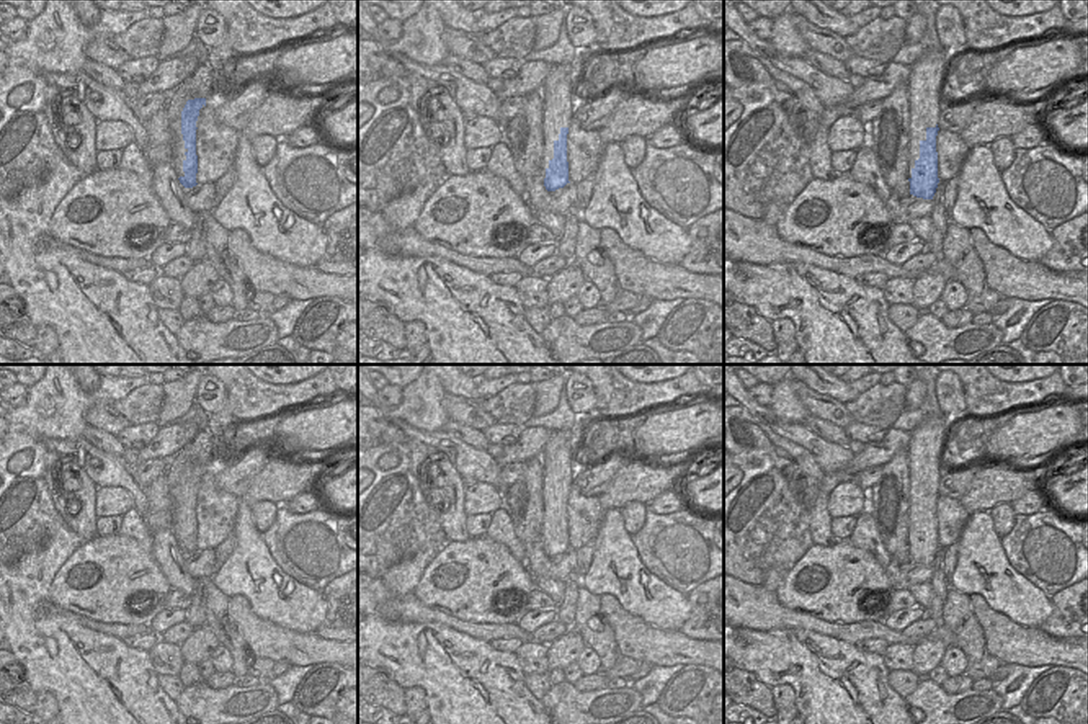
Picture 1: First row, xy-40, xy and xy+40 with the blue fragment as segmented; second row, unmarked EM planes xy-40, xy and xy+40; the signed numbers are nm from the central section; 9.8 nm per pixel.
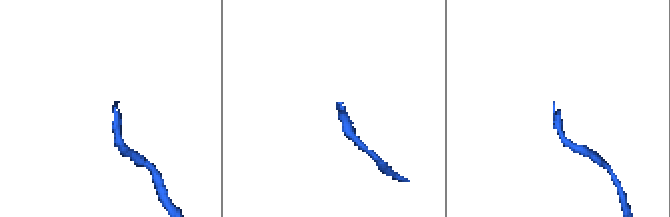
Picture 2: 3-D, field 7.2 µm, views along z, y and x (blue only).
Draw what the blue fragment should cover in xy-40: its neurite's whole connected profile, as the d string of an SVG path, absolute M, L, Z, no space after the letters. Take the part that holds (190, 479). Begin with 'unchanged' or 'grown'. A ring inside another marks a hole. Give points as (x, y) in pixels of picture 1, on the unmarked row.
grown; M206 464L188 466L181 477L181 521L172 525L173 536L185 554L196 552L198 521L196 521L196 495Z

